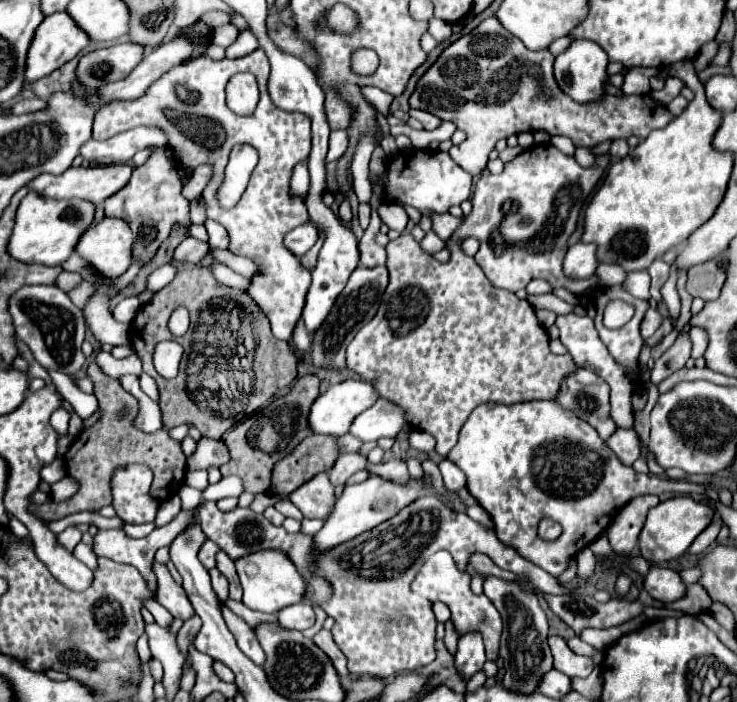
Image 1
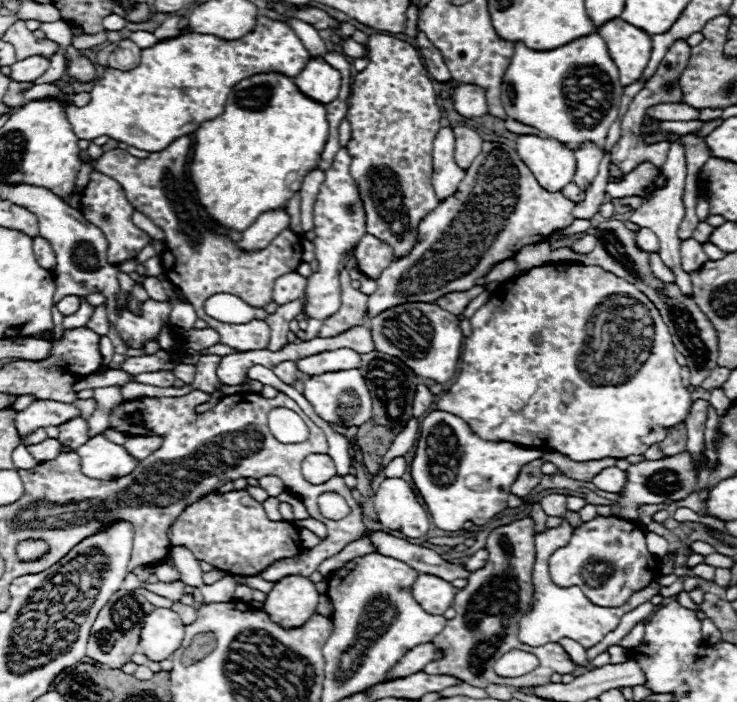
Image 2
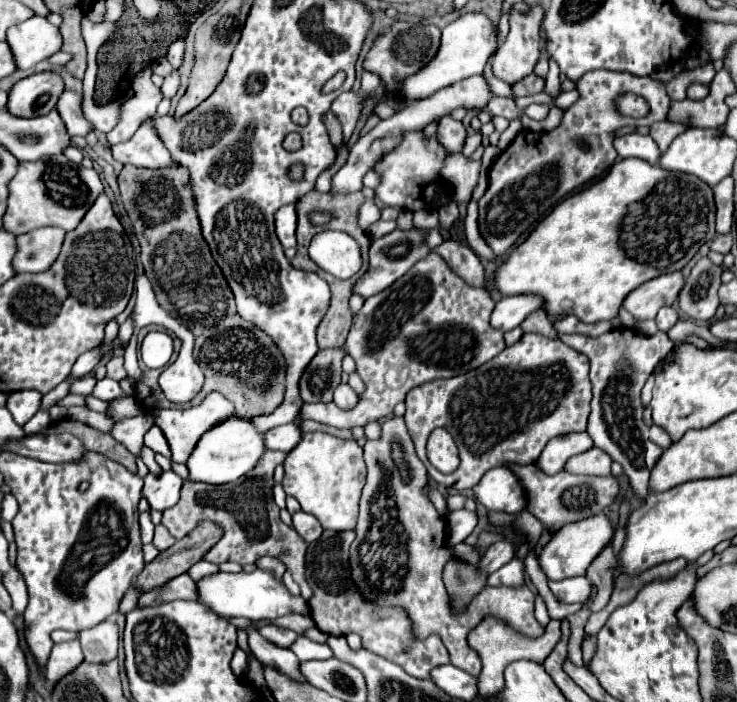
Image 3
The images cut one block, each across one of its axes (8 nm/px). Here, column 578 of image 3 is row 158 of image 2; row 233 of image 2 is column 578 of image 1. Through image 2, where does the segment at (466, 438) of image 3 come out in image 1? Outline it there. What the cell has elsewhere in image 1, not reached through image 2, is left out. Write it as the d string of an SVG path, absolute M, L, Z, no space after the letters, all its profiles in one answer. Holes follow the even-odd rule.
M578 368L562 380L554 402L572 410L578 418L594 426L604 440L616 430L616 424L610 418L608 394L610 386L598 374L586 368Z

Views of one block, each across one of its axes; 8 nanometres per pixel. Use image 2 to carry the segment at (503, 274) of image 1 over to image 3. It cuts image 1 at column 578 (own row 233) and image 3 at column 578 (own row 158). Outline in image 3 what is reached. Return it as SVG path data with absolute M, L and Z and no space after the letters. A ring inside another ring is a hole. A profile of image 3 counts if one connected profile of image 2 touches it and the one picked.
M592 70L588 74L584 74L580 80L580 98L564 112L562 124L550 132L530 132L530 130L522 130L516 134L516 138L512 140L512 144L492 162L490 170L488 170L488 190L484 194L484 198L480 198L478 202L478 228L482 238L486 240L486 244L494 250L496 256L504 256L518 240L522 234L530 232L534 228L534 224L538 224L538 218L544 218L560 200L564 200L570 192L574 192L576 188L580 188L582 184L588 184L592 178L602 176L618 158L612 142L614 142L614 134L618 128L628 126L628 124L640 124L640 120L634 118L624 118L616 112L614 108L614 98L622 92L634 92L638 96L644 96L650 104L650 114L646 118L642 118L642 124L652 126L654 122L660 122L666 118L668 114L668 106L670 106L670 96L666 94L666 86L660 80L654 78L636 78L632 74L624 74L624 72L610 72L610 70ZM580 142L584 142L588 148L582 148Z

